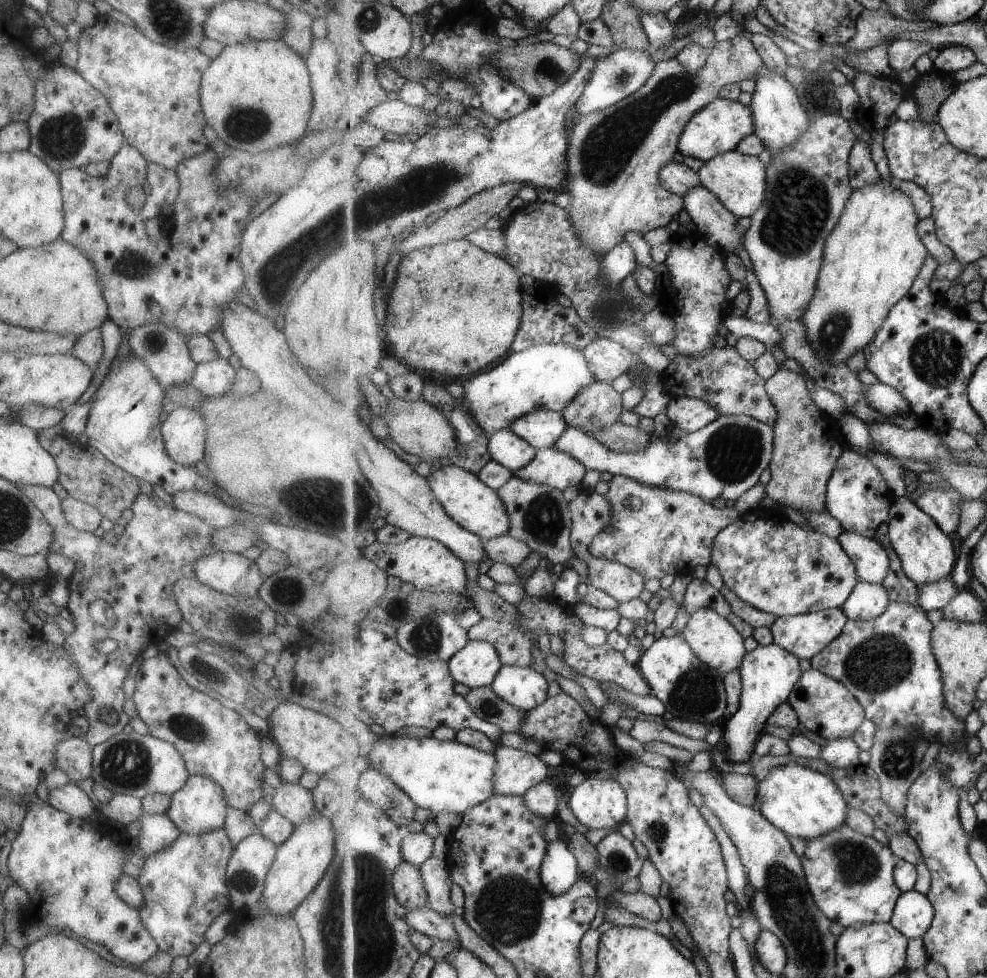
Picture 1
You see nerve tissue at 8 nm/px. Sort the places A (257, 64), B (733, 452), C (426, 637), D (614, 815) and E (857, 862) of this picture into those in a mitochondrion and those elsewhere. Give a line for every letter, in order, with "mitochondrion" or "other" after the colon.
A: other
B: mitochondrion
C: mitochondrion
D: other
E: mitochondrion

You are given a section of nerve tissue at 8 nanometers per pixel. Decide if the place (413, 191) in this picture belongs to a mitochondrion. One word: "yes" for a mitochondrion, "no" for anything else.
yes

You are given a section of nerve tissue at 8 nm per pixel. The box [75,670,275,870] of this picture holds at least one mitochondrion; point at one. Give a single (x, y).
(126, 764)

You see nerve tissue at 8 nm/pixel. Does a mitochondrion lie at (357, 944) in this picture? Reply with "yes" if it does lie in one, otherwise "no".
yes

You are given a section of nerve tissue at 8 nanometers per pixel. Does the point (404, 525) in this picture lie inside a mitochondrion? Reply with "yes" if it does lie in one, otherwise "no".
no

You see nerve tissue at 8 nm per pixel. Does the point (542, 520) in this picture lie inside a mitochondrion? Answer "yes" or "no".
yes

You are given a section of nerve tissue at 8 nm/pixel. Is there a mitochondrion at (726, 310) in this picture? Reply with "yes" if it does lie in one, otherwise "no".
no

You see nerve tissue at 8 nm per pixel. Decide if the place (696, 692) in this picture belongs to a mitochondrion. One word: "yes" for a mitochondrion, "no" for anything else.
yes

